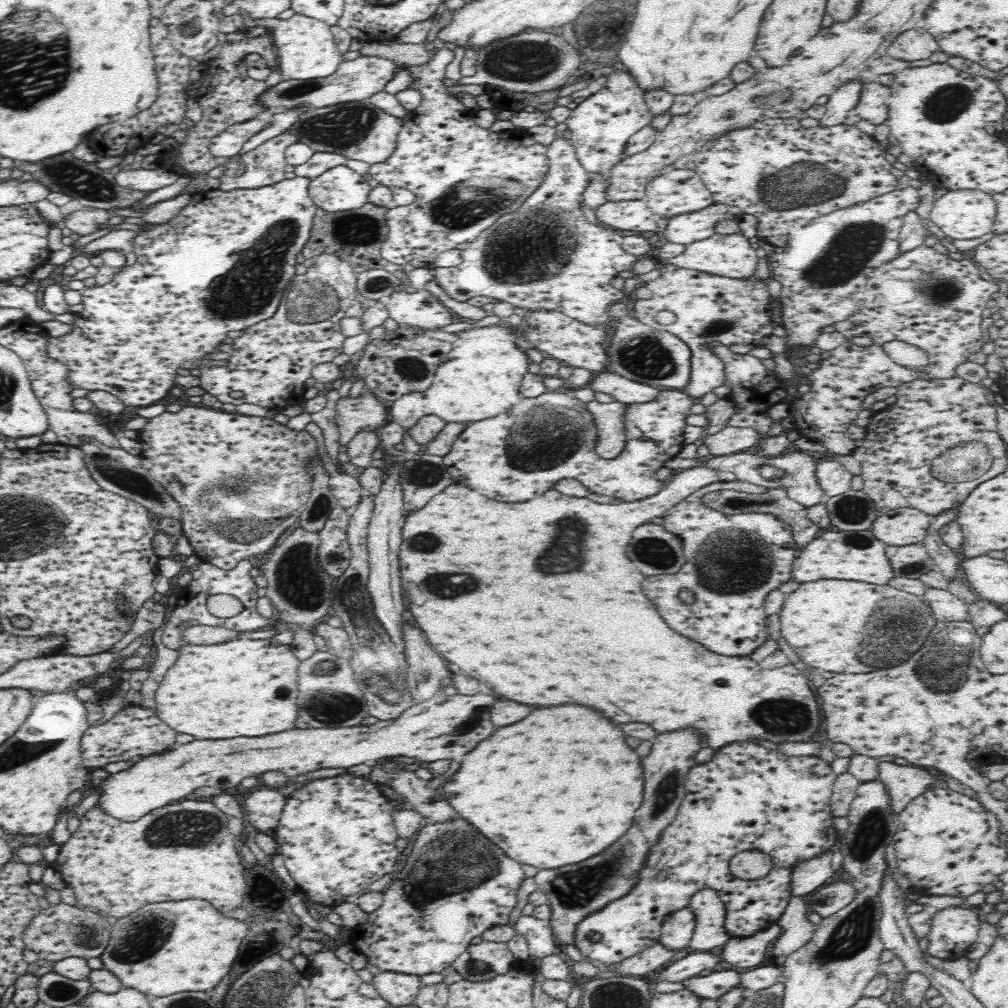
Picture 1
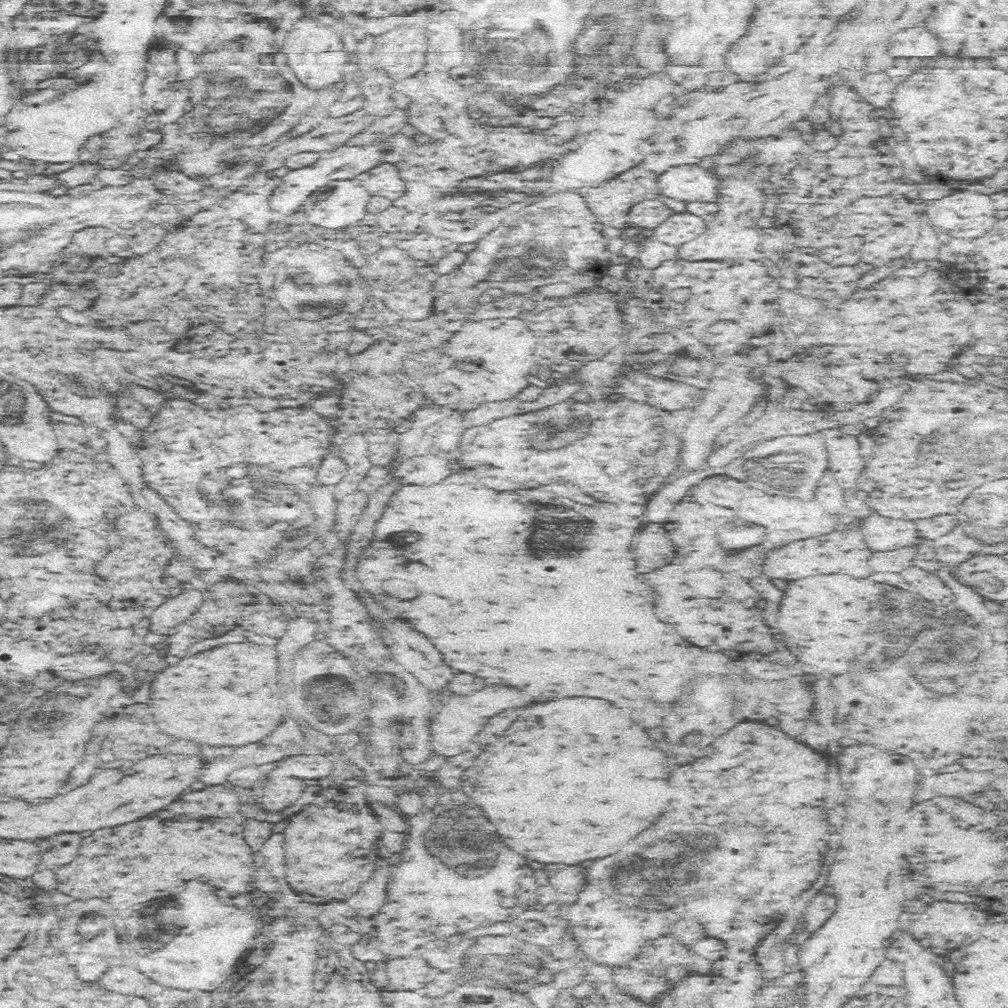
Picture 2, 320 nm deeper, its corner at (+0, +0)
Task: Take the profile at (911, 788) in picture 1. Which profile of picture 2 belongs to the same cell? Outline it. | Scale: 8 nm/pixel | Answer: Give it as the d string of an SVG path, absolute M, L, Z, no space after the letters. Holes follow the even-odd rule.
M956 765L956 772L938 772L934 770L932 774L922 772L918 788L914 798L916 800L926 800L936 794L946 794L946 796L964 796L978 792L982 786L991 786L994 782L994 776L997 773L976 772L976 770L962 768ZM992 778L992 780L990 780Z

